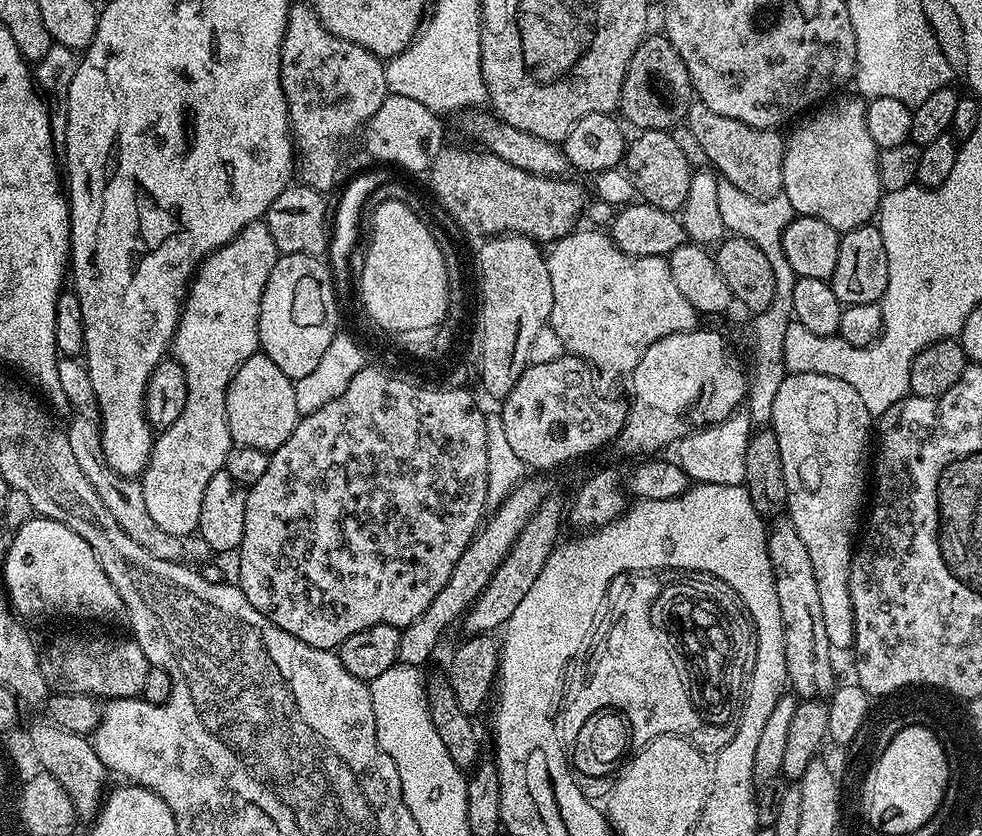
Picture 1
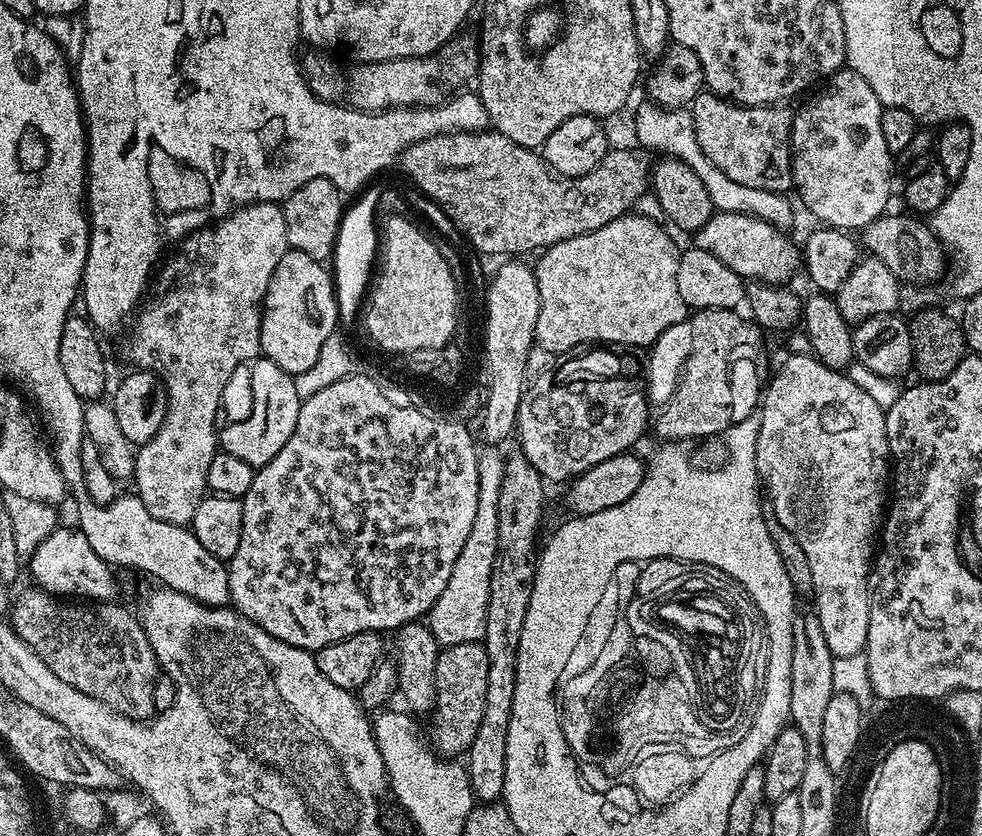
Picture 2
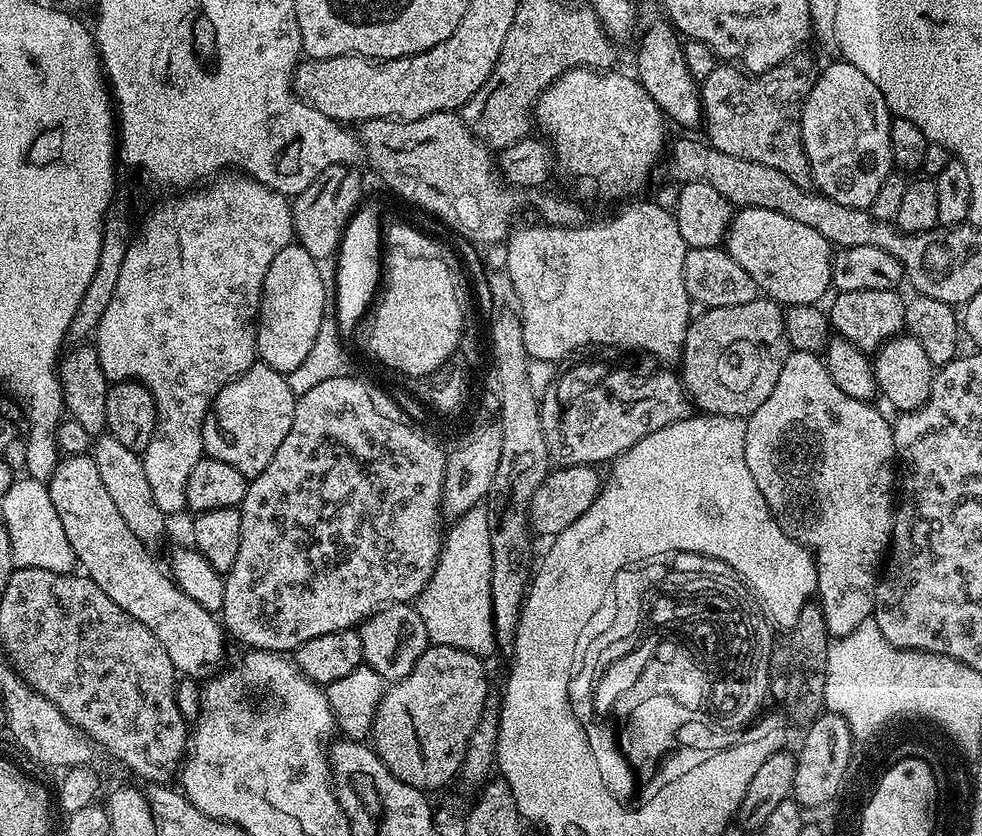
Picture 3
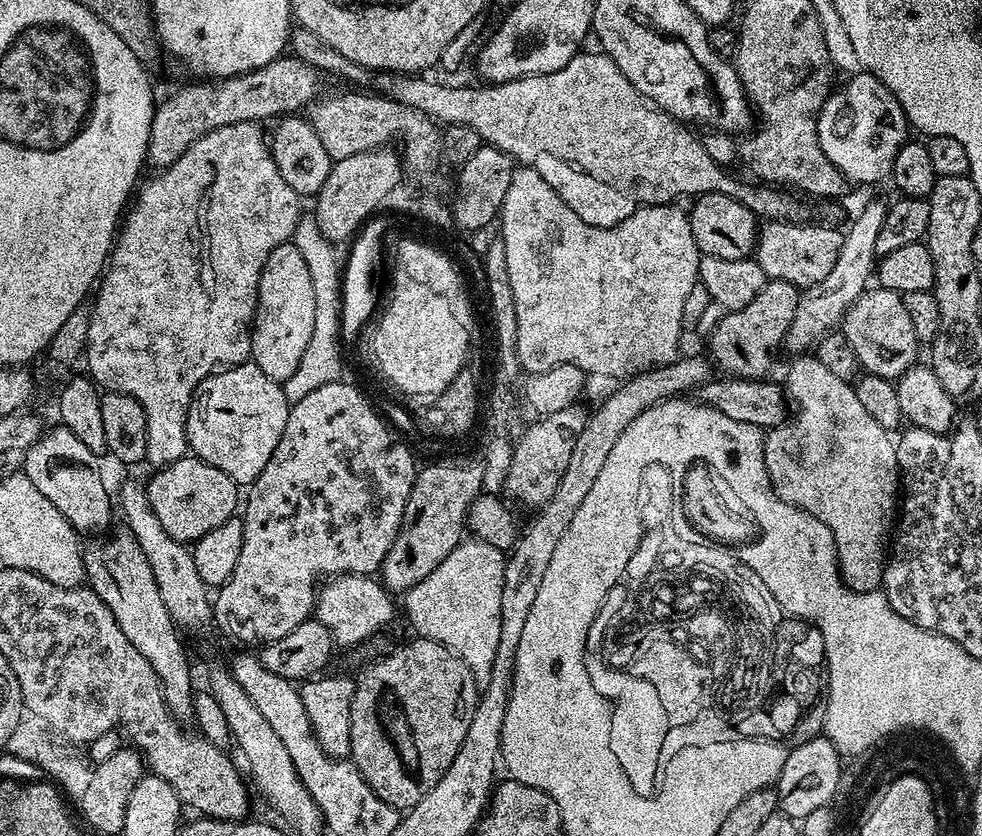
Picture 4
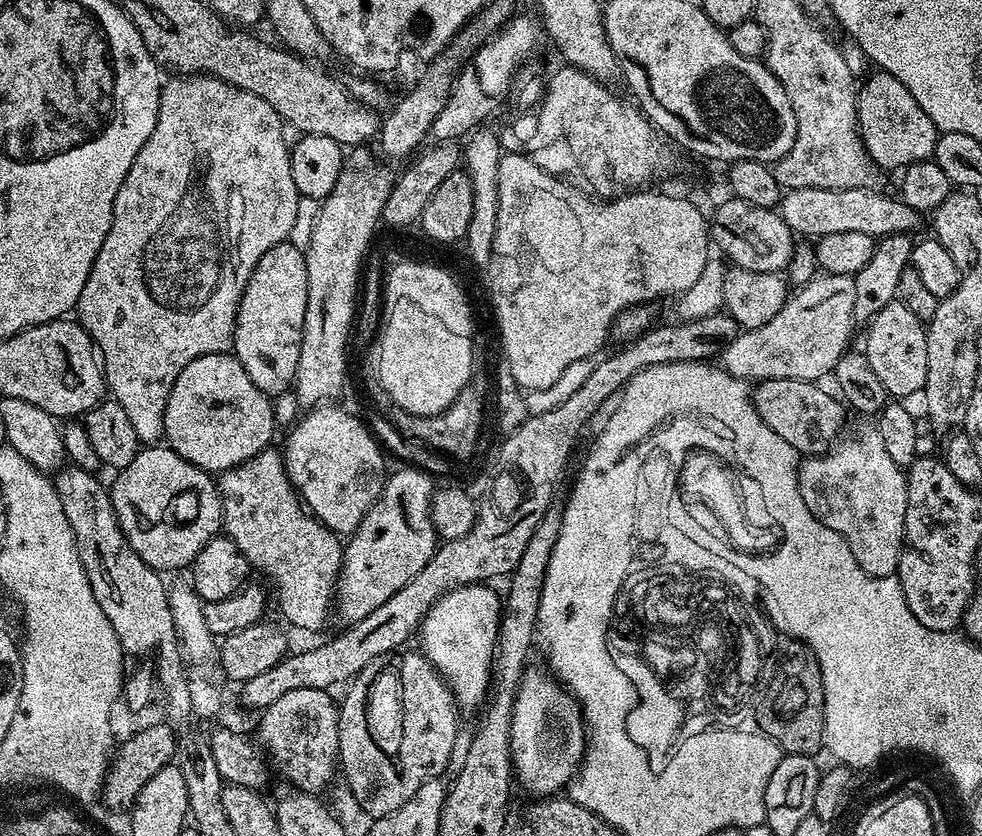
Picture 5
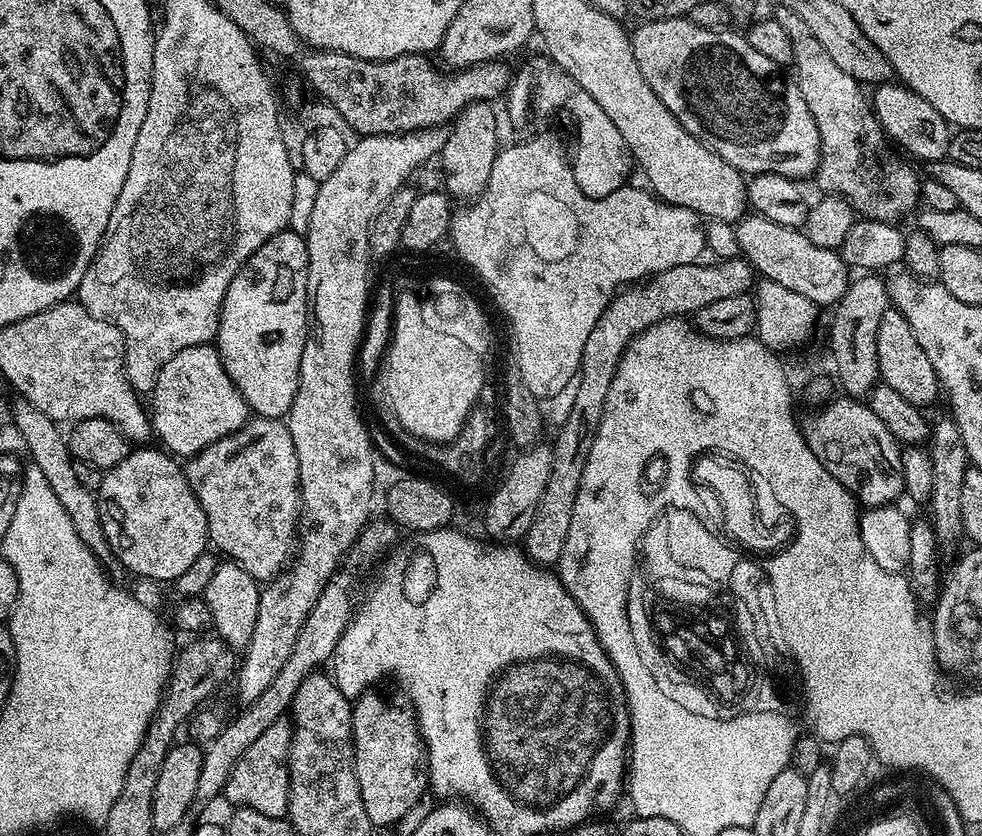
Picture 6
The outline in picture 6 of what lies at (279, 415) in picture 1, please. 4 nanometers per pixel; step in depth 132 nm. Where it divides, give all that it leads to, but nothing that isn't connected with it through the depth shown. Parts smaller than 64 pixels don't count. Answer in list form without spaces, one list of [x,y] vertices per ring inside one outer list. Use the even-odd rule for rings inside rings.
[[[212,344],[186,346],[186,350],[178,350],[178,354],[174,354],[174,358],[170,358],[170,362],[166,362],[166,366],[162,366],[162,370],[156,375],[150,399],[150,419],[155,439],[160,439],[159,443],[176,458],[197,456],[206,446],[234,434],[250,419],[247,402],[242,398],[238,386],[234,386],[230,374],[226,374],[224,359]]]

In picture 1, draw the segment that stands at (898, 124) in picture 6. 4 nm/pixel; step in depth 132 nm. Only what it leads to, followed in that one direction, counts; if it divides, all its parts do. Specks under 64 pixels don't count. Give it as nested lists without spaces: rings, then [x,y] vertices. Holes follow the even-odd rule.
[[[851,95],[852,96],[844,96],[841,100],[836,100],[837,98],[829,99],[827,102],[821,103],[811,114],[805,115],[803,119],[795,125],[797,128],[794,129],[792,133],[787,133],[784,141],[784,161],[782,162],[782,182],[784,183],[783,193],[786,198],[790,200],[790,204],[793,207],[795,215],[822,218],[822,222],[826,222],[826,226],[834,226],[836,231],[841,234],[854,230],[863,224],[869,223],[869,221],[877,215],[882,199],[882,187],[880,185],[879,178],[878,149],[876,147],[876,143],[874,142],[874,138],[870,138],[870,130],[866,130],[866,104],[859,95]]]

